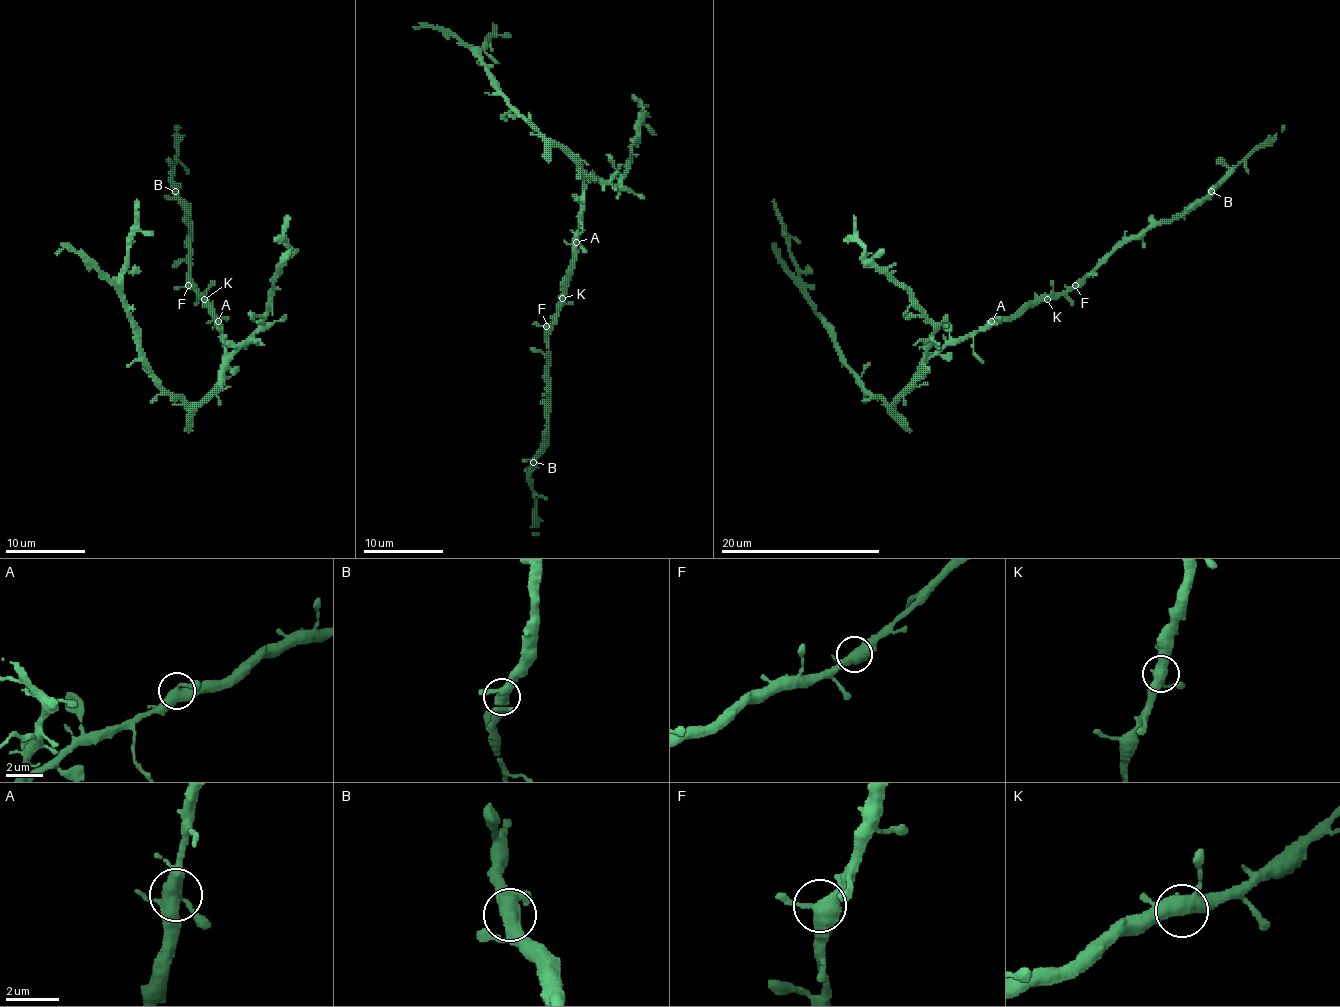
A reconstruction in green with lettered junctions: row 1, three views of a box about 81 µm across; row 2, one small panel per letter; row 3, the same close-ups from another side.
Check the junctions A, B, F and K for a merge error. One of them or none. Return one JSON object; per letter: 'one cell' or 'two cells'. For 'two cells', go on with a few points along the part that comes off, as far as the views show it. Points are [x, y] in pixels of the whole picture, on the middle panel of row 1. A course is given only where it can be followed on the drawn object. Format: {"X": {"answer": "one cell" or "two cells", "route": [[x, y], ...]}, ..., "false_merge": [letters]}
{"A": {"answer": "one cell"}, "B": {"answer": "one cell"}, "F": {"answer": "one cell"}, "K": {"answer": "one cell"}, "false_merge": []}

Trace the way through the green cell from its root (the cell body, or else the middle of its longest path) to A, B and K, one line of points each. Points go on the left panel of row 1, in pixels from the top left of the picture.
A: (222, 333), (218, 321)
B: (222, 333), (216, 317), (206, 307), (190, 279), (190, 213), (188, 205), (175, 191)
K: (222, 333), (204, 299)

